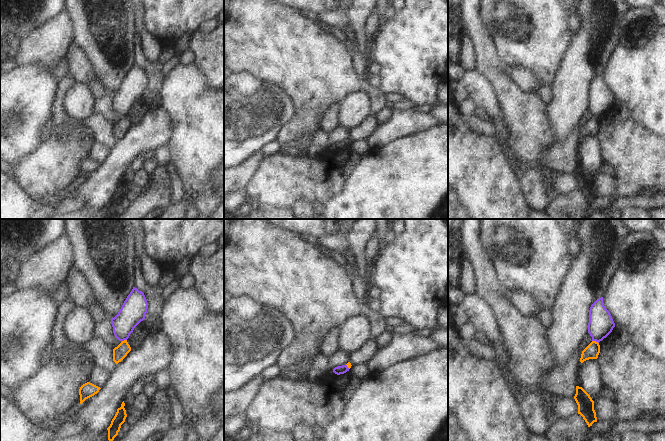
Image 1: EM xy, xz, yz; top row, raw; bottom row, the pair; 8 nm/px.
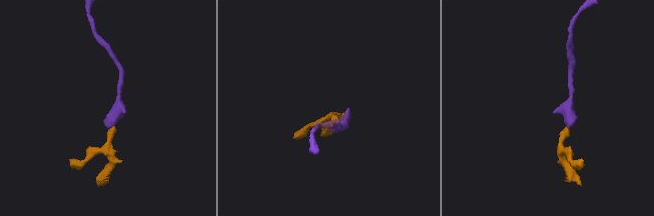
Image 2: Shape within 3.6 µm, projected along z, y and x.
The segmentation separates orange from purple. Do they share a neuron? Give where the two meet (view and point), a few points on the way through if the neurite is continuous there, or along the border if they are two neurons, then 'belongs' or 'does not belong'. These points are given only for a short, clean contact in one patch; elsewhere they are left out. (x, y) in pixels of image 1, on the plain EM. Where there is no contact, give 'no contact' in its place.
contact yz (595, 117); border yz (592, 116), (598, 119); does not belong

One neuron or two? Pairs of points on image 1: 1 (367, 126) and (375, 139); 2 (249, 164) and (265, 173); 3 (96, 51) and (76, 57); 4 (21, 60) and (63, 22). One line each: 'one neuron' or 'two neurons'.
1: two neurons
2: two neurons
3: two neurons
4: one neuron

